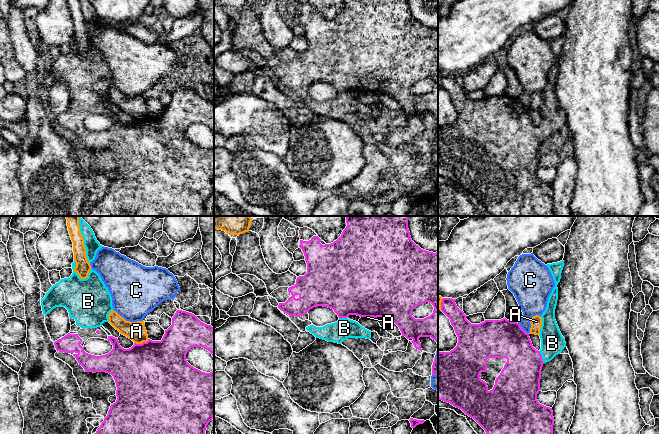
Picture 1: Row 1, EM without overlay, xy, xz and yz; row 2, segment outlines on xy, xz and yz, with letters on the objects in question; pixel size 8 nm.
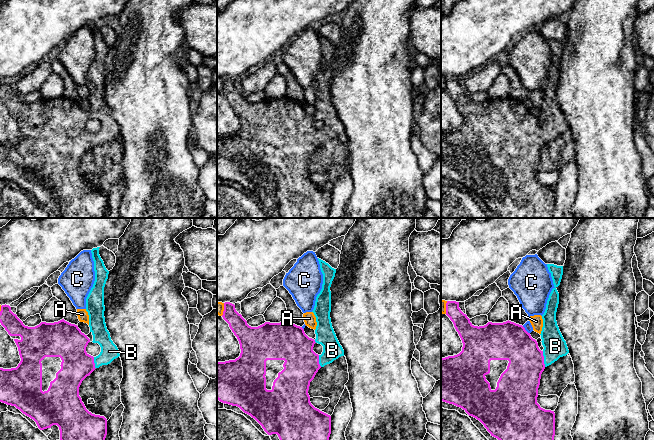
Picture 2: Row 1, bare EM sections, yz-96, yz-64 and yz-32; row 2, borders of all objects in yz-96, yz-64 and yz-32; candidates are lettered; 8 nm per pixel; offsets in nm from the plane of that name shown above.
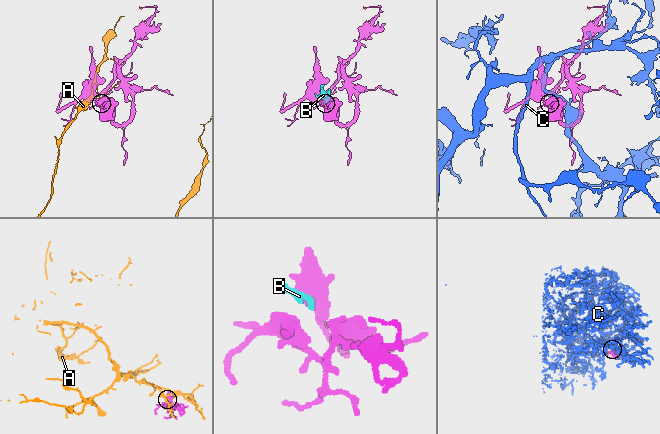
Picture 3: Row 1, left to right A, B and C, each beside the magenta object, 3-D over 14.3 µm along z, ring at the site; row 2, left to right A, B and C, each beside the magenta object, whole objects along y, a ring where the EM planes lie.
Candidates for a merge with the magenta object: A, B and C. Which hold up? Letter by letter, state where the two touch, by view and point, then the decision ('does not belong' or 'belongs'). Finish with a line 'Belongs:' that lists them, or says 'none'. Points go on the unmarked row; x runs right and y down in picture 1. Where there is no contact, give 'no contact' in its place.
A: xy (142, 119) | does not belong
B: yz (541, 133) | belongs
C: yz (521, 104) | does not belong
Belongs: B

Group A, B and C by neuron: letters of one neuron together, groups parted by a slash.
A / B / C

